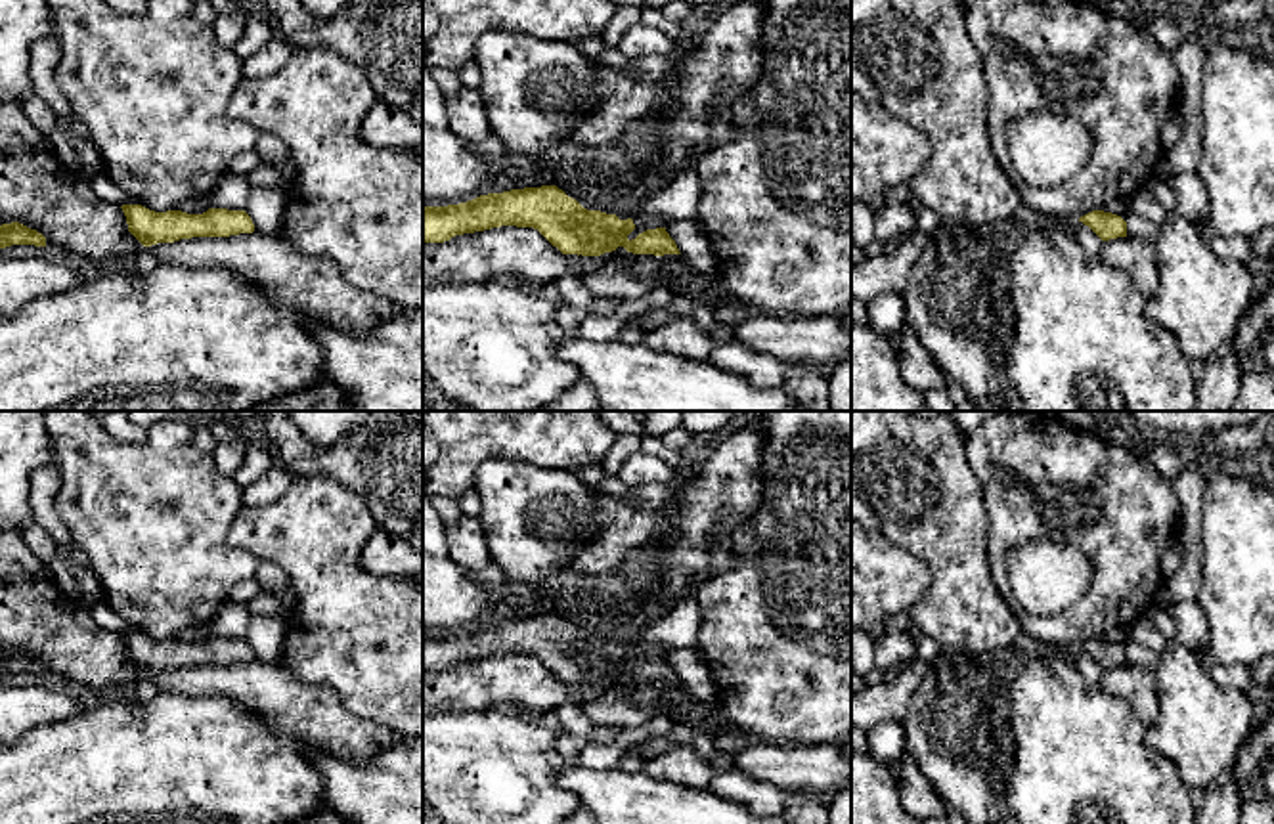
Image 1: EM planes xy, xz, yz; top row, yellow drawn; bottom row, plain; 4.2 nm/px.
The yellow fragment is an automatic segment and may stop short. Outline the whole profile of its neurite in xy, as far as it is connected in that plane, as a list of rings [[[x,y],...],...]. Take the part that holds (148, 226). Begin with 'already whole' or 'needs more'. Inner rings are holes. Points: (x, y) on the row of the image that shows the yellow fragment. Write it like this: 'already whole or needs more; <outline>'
already whole; [[[142,205],[121,206],[128,231],[143,245],[174,243],[191,237],[230,237],[253,233],[254,224],[245,210],[209,208],[203,214],[182,210],[155,212]]]

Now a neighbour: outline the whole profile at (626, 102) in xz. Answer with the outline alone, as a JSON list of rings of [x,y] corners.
[[[601,61],[595,75],[604,88],[604,96],[589,117],[576,126],[570,141],[587,153],[614,155],[627,130],[639,122],[654,122],[670,105],[671,84],[662,80],[641,82]]]

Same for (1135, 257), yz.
[[[1117,237],[1104,241],[1100,260],[1123,270],[1134,289],[1148,298],[1159,283],[1155,243],[1138,237]]]

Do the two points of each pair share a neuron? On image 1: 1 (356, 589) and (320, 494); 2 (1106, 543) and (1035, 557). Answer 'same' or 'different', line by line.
1: same
2: different

